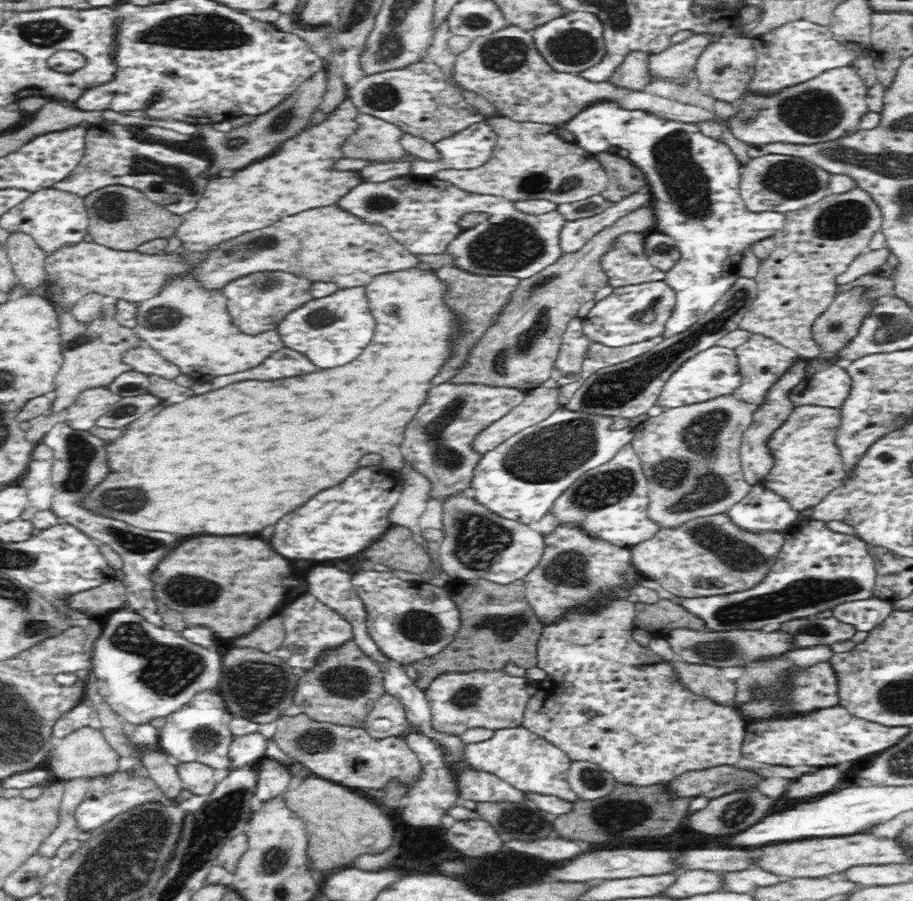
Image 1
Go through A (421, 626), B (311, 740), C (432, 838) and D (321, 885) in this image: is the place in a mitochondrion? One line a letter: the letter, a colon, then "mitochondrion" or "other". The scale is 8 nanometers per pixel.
A: mitochondrion
B: mitochondrion
C: other
D: other

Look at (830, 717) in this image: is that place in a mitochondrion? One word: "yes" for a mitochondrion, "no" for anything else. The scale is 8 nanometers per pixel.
no

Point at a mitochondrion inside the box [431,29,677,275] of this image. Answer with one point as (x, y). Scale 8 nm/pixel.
(504, 55)

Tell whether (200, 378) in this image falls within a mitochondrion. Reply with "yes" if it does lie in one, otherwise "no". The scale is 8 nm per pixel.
no

